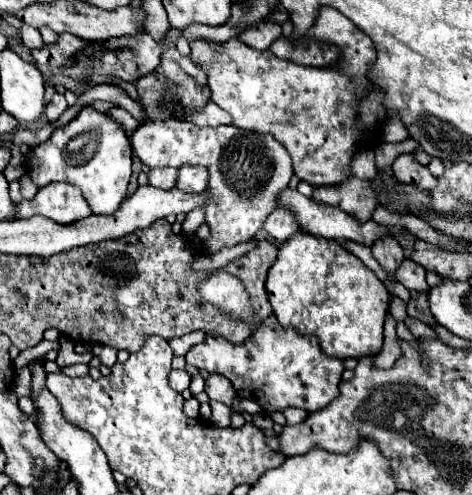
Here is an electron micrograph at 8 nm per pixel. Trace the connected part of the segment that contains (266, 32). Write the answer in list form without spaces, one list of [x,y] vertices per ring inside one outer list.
[[[261,22],[261,24],[253,24],[249,26],[241,36],[239,40],[245,42],[247,46],[255,48],[255,50],[267,50],[275,40],[279,40],[283,34],[281,34],[281,24],[275,24],[275,22]]]

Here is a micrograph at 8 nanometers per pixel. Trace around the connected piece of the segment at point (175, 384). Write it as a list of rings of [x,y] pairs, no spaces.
[[[173,370],[171,376],[169,376],[169,384],[171,384],[173,390],[183,392],[183,390],[189,388],[189,384],[191,384],[191,376],[189,376],[187,370]]]

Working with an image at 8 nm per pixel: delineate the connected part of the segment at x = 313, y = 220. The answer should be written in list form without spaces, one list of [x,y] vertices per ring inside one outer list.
[[[285,188],[285,192],[281,192],[279,206],[293,208],[297,220],[301,220],[301,226],[313,236],[319,234],[323,238],[353,240],[371,246],[375,238],[387,234],[387,230],[379,228],[379,224],[373,220],[357,224],[353,218],[345,216],[345,212],[335,212],[333,208],[321,208],[321,204],[313,204],[311,198],[291,188]]]

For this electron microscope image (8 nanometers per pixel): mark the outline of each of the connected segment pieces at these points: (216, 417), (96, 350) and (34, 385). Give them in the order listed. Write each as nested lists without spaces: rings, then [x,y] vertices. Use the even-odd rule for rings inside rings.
[[[213,400],[209,404],[211,404],[211,410],[213,410],[211,424],[215,428],[229,428],[231,426],[231,408],[221,404],[221,402],[213,402]]]
[[[95,344],[92,347],[93,356],[99,357],[102,364],[111,368],[117,362],[117,351],[105,345]]]
[[[45,358],[35,360],[33,366],[31,366],[31,398],[39,398],[39,394],[41,394],[43,388],[45,388],[47,372],[45,372],[43,366],[45,366]]]

